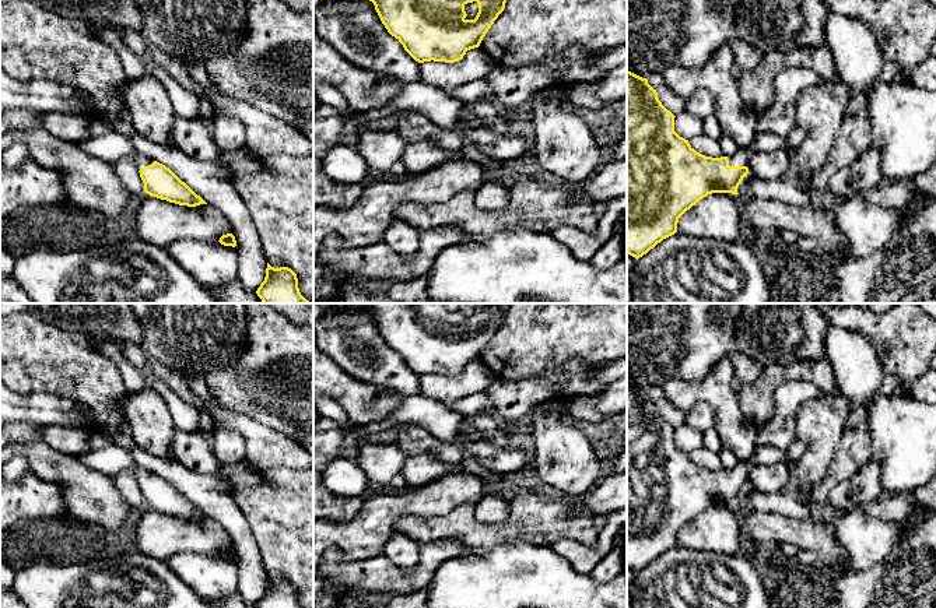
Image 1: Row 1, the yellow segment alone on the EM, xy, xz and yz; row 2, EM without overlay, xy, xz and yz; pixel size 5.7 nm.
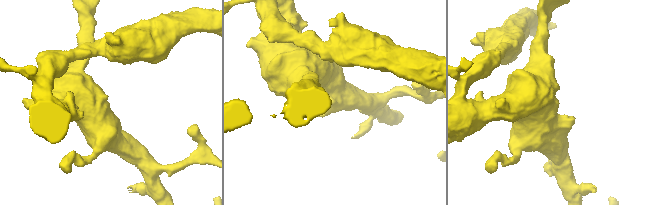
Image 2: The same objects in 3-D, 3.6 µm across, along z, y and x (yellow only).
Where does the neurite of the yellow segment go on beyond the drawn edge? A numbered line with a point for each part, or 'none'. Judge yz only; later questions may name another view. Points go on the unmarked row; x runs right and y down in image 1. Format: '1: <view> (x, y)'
1: yz (763, 454)

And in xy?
1: xy (114, 459)

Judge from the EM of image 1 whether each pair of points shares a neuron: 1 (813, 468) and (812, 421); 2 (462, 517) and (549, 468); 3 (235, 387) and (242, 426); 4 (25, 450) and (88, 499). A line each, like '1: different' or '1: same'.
1: same
2: different
3: different
4: same

